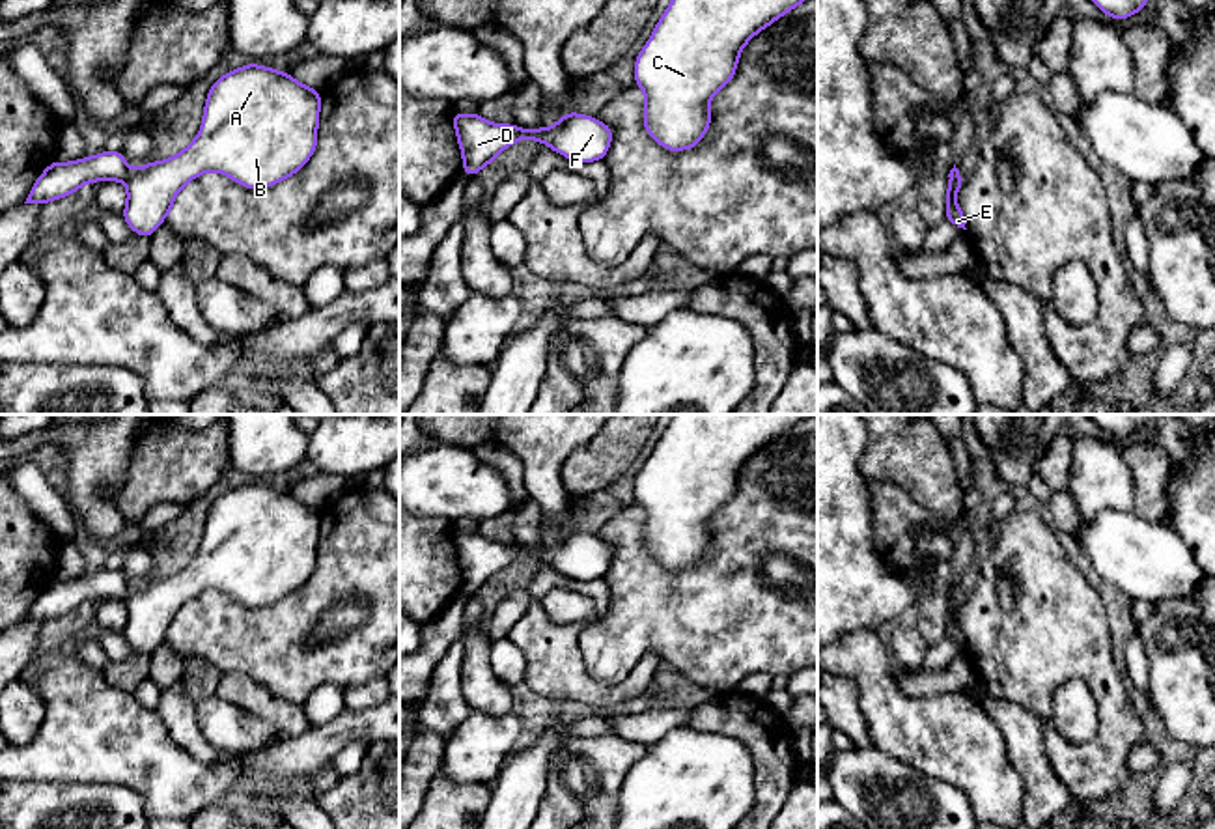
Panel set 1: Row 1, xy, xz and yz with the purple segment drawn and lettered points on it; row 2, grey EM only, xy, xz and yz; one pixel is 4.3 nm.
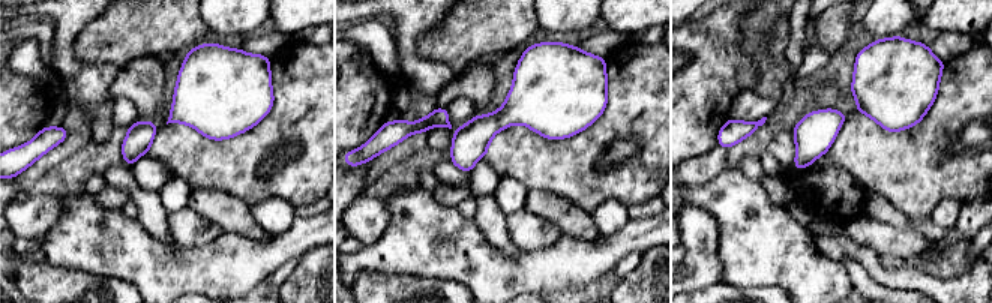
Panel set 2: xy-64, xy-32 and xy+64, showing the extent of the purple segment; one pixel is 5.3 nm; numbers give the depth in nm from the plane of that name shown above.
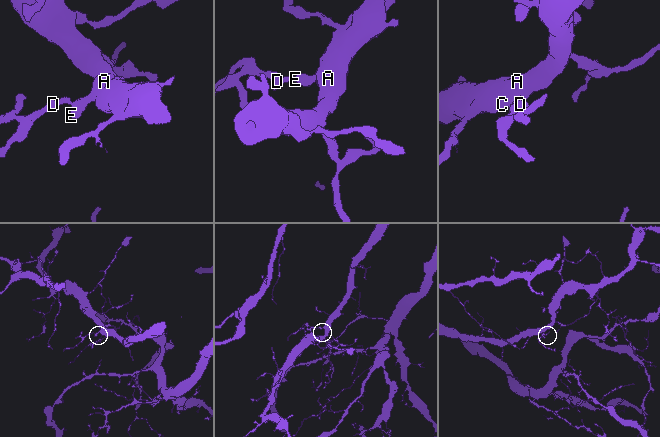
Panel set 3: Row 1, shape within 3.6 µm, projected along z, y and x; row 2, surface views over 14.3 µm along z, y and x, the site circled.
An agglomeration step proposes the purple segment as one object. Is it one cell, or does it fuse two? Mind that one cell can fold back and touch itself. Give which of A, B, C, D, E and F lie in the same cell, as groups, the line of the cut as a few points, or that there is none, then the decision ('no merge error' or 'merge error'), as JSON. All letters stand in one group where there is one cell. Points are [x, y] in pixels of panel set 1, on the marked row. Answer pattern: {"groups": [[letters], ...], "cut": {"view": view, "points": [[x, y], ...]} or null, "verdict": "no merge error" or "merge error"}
{"groups": [["A", "B", "C", "D", "E", "F"]], "cut": null, "verdict": "no merge error"}

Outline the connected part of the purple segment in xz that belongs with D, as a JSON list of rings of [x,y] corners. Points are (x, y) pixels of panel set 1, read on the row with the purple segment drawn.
[[[579,112],[564,114],[552,127],[521,129],[513,123],[496,125],[480,114],[452,114],[463,153],[463,174],[474,177],[495,157],[517,140],[545,142],[575,162],[603,161],[612,144],[612,129],[597,118]]]

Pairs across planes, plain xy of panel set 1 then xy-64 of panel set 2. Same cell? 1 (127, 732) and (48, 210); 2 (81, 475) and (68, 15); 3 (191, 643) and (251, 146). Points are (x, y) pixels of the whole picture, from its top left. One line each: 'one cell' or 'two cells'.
1: two cells
2: one cell
3: one cell

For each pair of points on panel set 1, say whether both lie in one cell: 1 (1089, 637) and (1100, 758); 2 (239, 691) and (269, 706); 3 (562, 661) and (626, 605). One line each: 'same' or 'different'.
1: same
2: same
3: different

